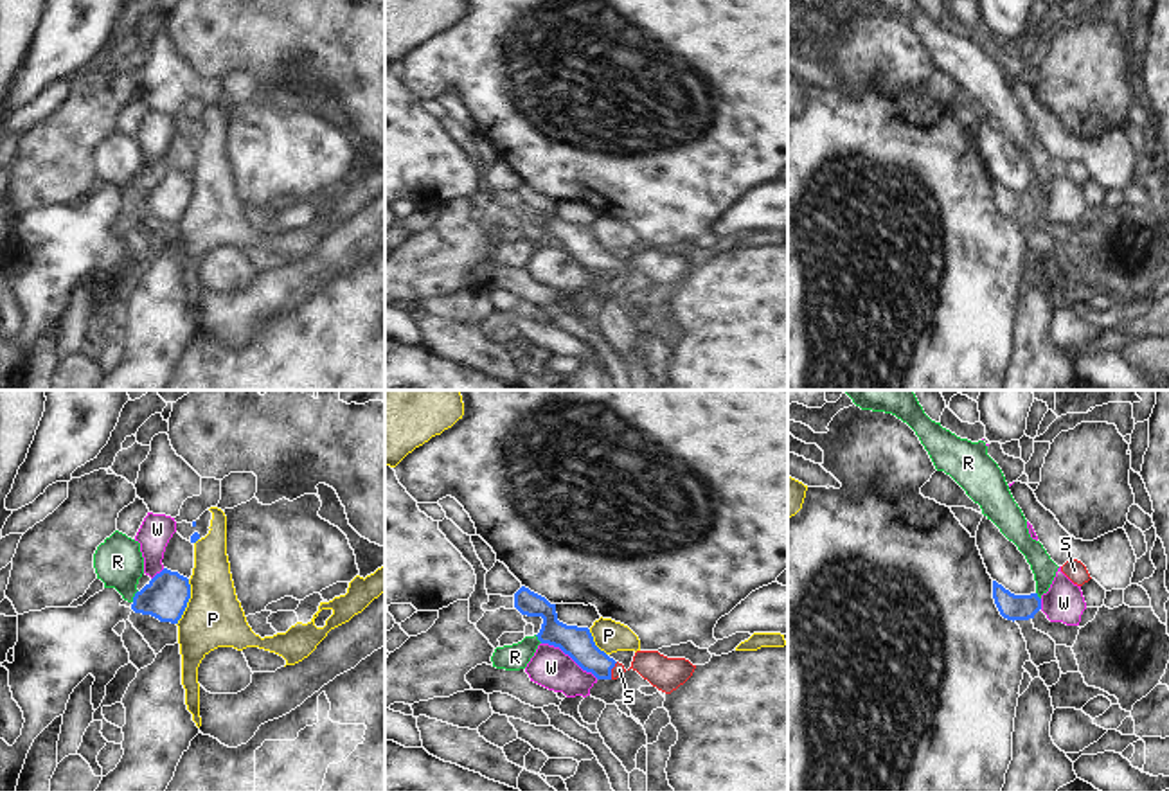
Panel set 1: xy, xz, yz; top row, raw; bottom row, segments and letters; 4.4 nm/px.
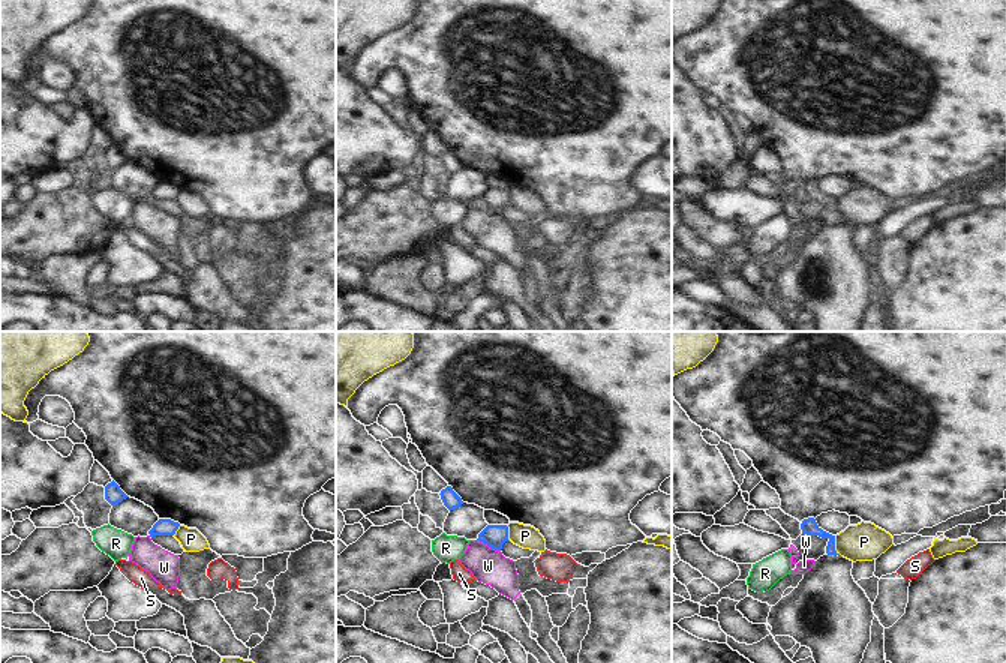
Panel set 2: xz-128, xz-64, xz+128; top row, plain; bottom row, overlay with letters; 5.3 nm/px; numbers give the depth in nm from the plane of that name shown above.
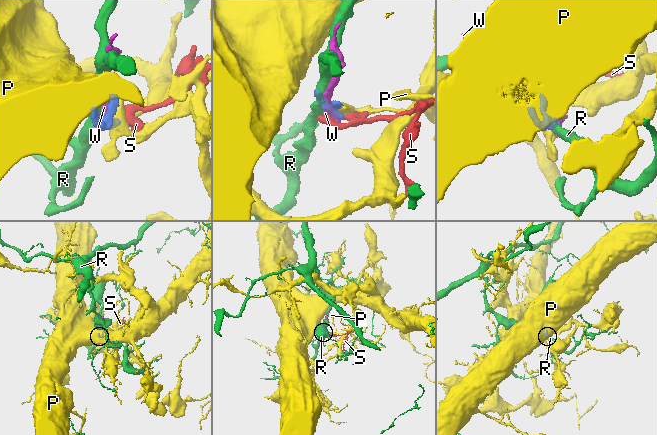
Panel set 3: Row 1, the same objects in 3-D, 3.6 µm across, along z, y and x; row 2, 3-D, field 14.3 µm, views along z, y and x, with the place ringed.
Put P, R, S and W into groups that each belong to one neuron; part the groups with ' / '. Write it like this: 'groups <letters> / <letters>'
groups P / R / S / W

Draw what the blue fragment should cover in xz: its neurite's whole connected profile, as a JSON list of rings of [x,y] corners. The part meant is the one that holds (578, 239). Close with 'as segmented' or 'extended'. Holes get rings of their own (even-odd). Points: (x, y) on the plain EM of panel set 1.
[[[522,183],[514,191],[514,205],[527,214],[541,214],[543,221],[536,232],[541,241],[559,244],[583,268],[597,277],[617,277],[626,270],[624,262],[601,248],[588,225],[567,223],[558,218],[556,201]]] | extended

